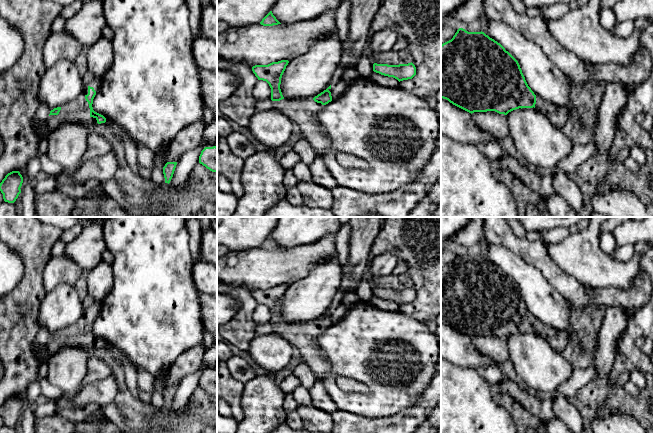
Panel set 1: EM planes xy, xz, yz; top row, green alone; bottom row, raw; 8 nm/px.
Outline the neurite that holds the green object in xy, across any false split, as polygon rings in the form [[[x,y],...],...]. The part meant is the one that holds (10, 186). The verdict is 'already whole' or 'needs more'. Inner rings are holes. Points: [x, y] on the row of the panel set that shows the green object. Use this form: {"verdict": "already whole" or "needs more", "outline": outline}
{"verdict": "already whole", "outline": [[[19,171],[8,173],[0,183],[0,191],[5,202],[14,203],[21,193],[23,177]]]}

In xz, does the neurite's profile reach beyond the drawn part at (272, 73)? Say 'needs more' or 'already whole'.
needs more

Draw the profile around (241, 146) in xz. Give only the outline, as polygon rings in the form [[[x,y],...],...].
[[[233,131],[226,138],[231,152],[244,160],[253,156],[257,151],[257,146],[250,140],[250,138],[243,134]]]

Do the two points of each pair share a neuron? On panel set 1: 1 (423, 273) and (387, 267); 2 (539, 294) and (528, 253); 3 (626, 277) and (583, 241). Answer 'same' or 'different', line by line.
1: different
2: different
3: same

